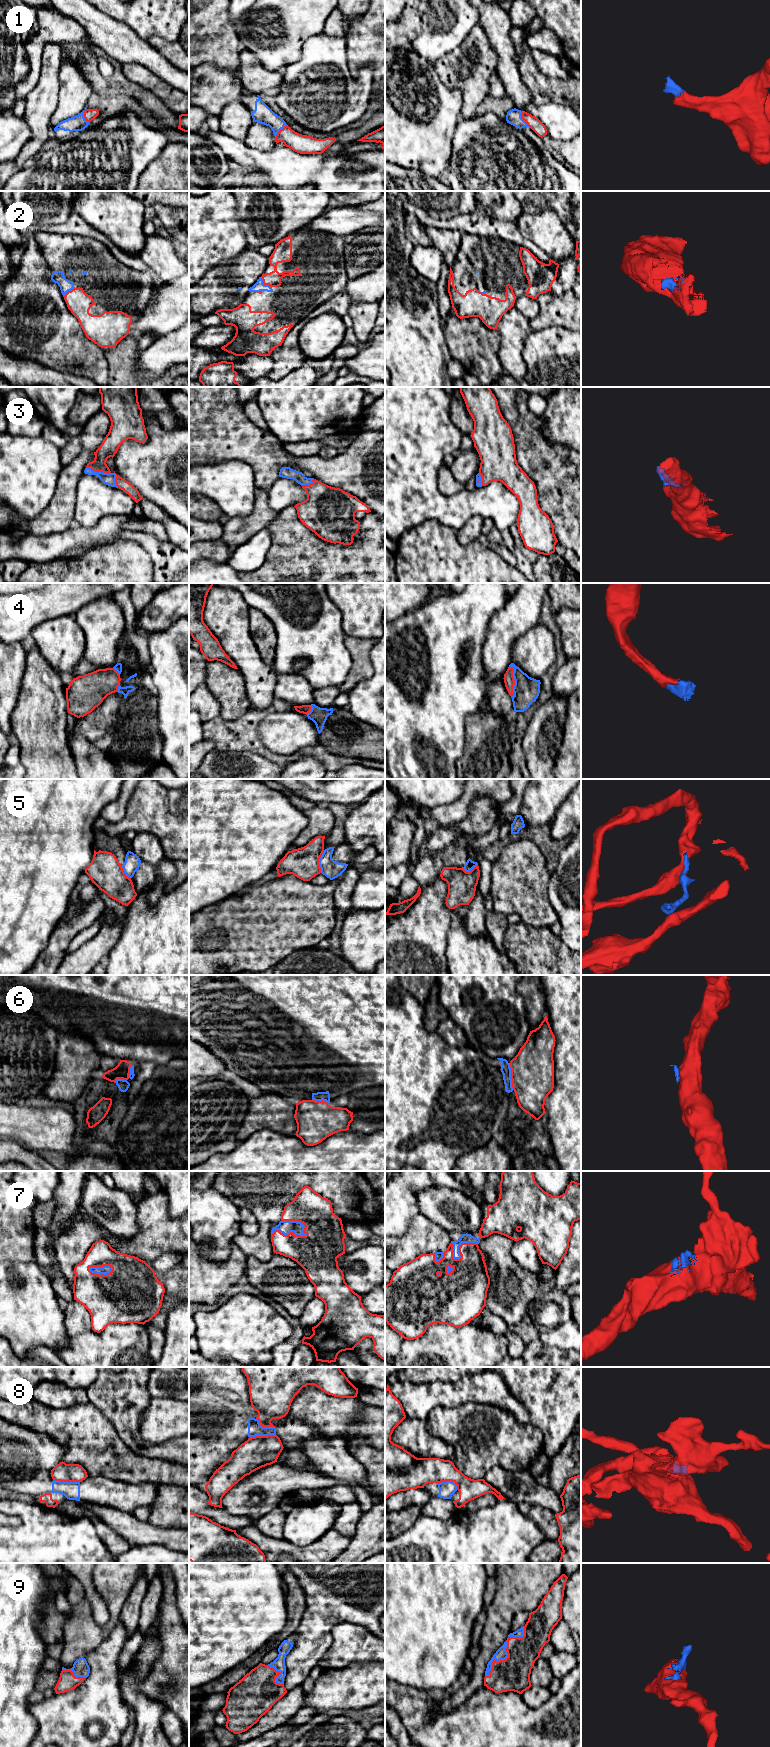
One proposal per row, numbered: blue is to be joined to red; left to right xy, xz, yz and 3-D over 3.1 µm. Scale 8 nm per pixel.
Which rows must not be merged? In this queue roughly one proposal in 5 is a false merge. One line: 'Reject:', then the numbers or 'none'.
Reject: 5, 6, 8

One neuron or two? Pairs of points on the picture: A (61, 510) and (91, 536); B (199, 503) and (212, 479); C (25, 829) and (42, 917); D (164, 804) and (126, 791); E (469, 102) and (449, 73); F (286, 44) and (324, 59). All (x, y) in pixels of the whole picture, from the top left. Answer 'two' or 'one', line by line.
A: two
B: two
C: one
D: two
E: one
F: two

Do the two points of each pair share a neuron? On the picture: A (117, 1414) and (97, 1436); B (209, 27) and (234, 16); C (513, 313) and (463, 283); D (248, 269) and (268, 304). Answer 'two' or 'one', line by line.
A: two
B: two
C: two
D: two

